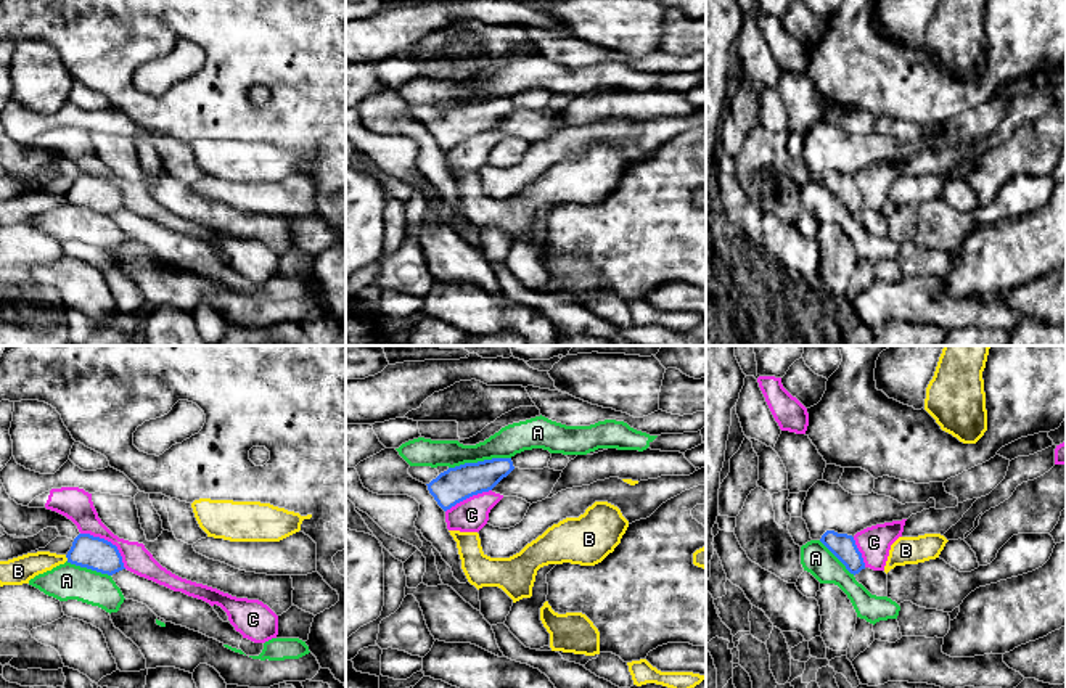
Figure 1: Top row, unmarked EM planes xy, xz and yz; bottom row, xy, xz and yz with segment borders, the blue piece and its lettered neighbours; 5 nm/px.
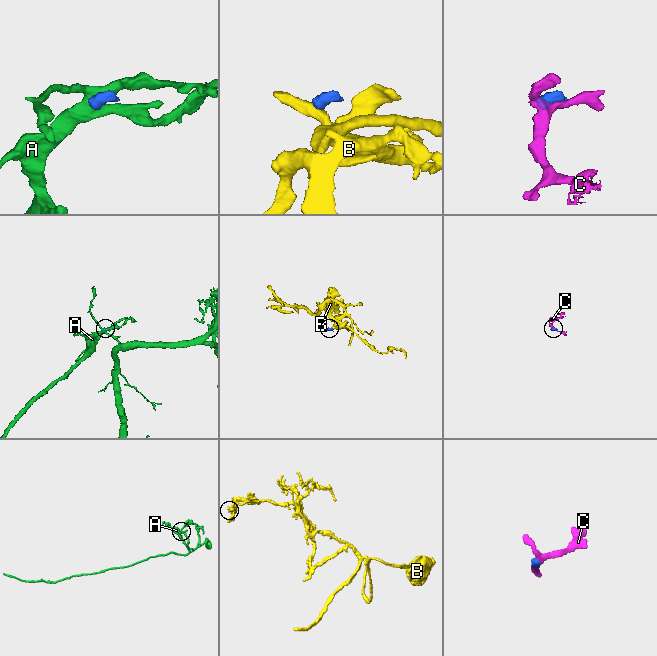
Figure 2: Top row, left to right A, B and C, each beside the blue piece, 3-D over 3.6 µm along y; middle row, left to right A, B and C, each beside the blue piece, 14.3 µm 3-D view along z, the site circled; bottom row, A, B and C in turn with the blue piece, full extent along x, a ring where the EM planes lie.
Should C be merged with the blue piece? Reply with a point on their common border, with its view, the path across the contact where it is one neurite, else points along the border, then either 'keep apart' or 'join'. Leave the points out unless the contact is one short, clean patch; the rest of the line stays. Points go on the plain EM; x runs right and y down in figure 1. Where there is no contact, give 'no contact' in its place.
meets blue in xy at (110, 182); runs through xy (95, 193), (110, 182), (76, 145); join

